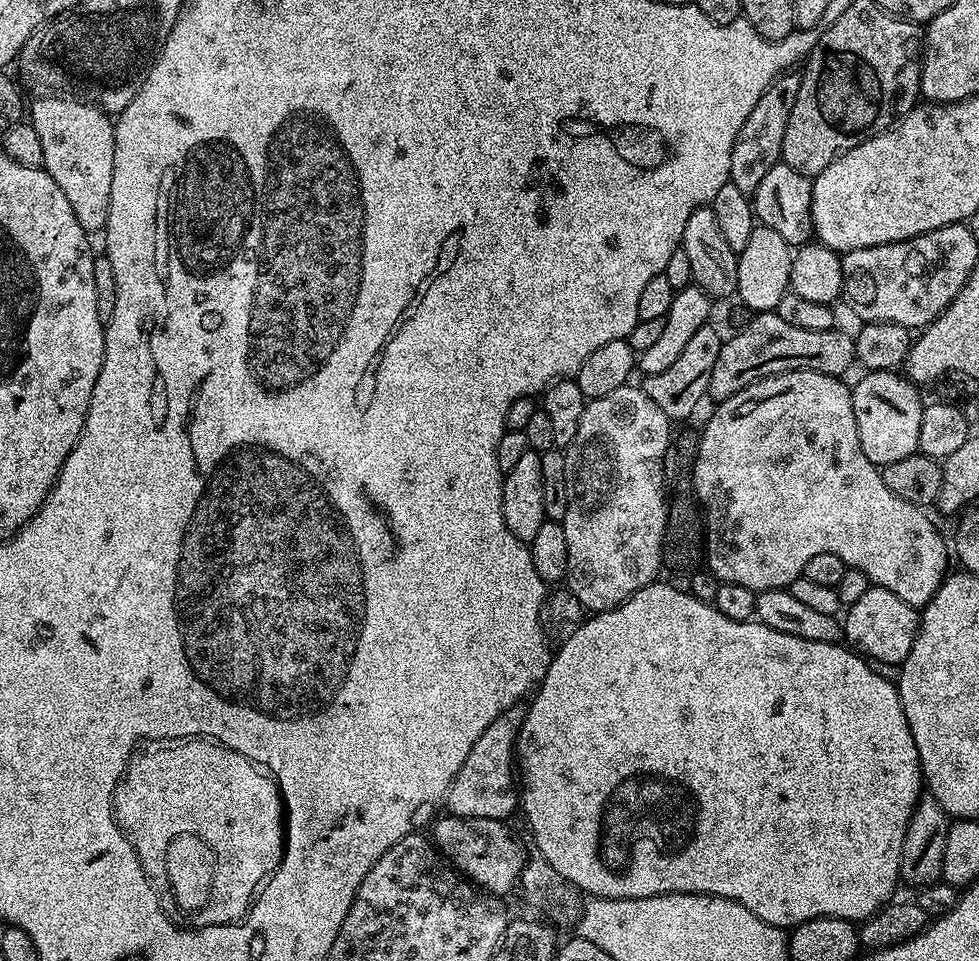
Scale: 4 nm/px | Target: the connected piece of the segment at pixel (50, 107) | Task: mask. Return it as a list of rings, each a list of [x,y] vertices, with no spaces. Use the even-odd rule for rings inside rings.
[[[44,94],[30,104],[30,123],[34,130],[38,130],[38,139],[42,142],[43,169],[58,182],[62,194],[70,201],[74,210],[74,218],[89,234],[103,233],[108,226],[110,214],[110,186],[114,178],[114,134],[116,133],[109,113],[103,108],[96,107],[95,103],[85,102],[83,99],[68,100],[64,94]]]

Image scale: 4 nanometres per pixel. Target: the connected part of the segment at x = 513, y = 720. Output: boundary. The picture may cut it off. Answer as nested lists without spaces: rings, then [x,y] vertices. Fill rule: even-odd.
[[[517,706],[498,714],[498,718],[494,718],[494,722],[486,726],[482,738],[474,742],[474,750],[466,754],[462,770],[458,770],[458,774],[454,774],[454,782],[450,782],[446,808],[451,815],[507,821],[508,815],[517,811],[518,788],[514,783],[514,753],[524,713],[525,709]]]

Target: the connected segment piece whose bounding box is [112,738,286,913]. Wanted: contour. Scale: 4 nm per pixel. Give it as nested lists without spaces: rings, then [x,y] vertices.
[[[207,738],[162,740],[133,752],[128,769],[112,795],[112,817],[131,847],[142,846],[140,836],[144,834],[194,834],[205,840],[216,859],[212,896],[222,902],[224,892],[232,890],[236,908],[240,906],[244,913],[284,856],[286,817],[280,787],[245,756]]]

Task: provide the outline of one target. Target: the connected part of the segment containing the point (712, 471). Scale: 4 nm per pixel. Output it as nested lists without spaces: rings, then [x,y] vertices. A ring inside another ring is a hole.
[[[798,370],[783,372],[777,376],[767,376],[756,380],[750,386],[738,390],[730,398],[719,401],[712,412],[712,417],[705,422],[700,432],[700,445],[696,461],[690,469],[692,474],[692,491],[702,509],[702,519],[706,525],[706,568],[715,574],[722,584],[746,586],[756,593],[787,589],[800,576],[804,575],[806,562],[814,558],[814,554],[838,554],[842,562],[849,568],[857,568],[878,588],[890,590],[890,594],[898,594],[902,602],[911,608],[922,610],[934,598],[940,583],[944,581],[950,560],[950,548],[944,545],[936,524],[927,516],[925,509],[919,504],[906,502],[906,498],[898,498],[886,486],[884,473],[877,465],[862,454],[862,442],[858,442],[858,422],[854,422],[854,402],[851,387],[839,376],[818,374],[814,370]]]

